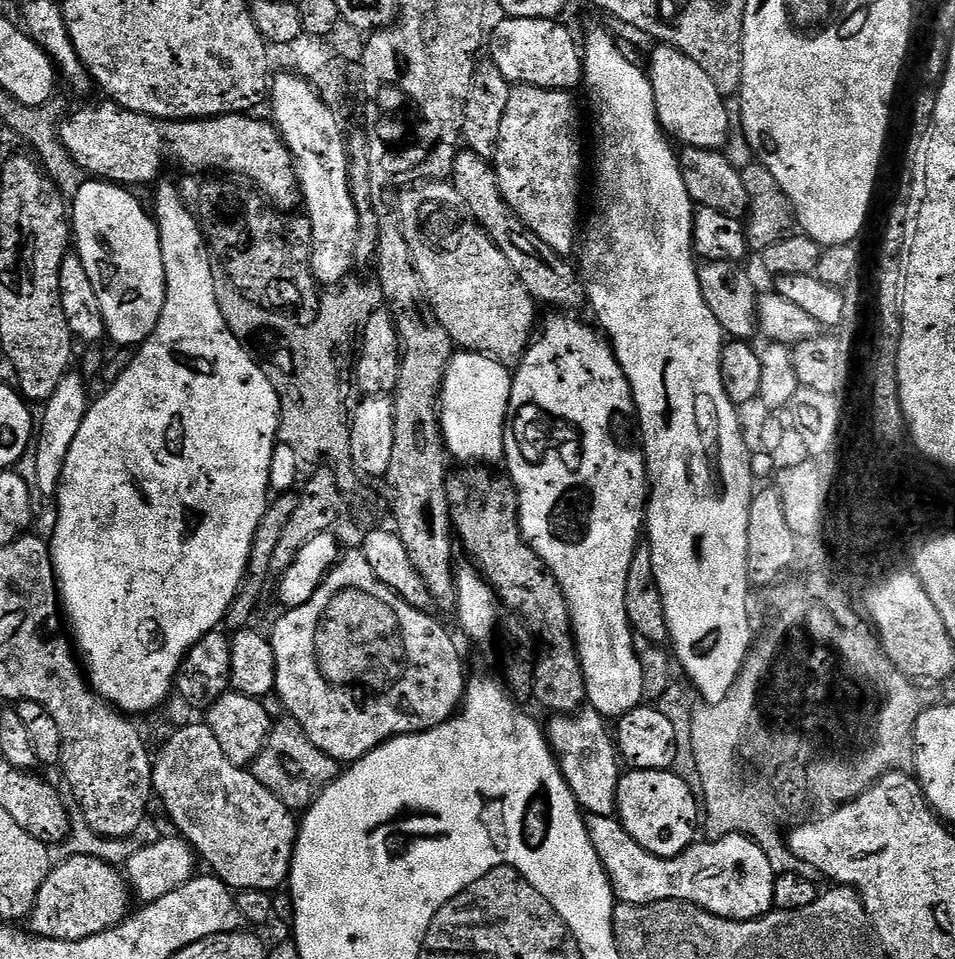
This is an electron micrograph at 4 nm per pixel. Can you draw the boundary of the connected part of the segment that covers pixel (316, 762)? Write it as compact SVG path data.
M283 719L273 723L262 750L250 765L250 771L258 782L288 808L306 810L325 788L334 783L342 768L338 761L330 758L330 754L318 750L318 746L310 742L297 720Z

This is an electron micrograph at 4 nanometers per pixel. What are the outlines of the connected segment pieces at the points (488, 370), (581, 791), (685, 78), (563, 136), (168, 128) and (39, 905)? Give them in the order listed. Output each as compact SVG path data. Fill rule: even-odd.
M460 350L453 355L444 375L440 391L440 431L444 433L447 455L456 462L475 462L492 466L504 459L504 419L508 416L508 403L513 373L505 365L483 352Z
M585 706L579 712L556 714L546 724L548 746L566 778L574 798L588 816L616 816L616 795L622 775L618 749L605 717L595 708Z
M656 46L646 63L646 71L652 84L660 127L673 141L681 140L681 145L689 148L720 150L725 147L729 137L725 97L720 95L718 86L710 82L710 74L706 74L694 58L671 46Z
M529 84L515 85L510 94L510 102L506 102L506 114L502 114L502 128L498 134L494 157L498 190L502 190L502 198L508 203L510 210L514 210L514 214L518 214L518 218L522 218L524 225L530 230L534 230L534 234L538 234L538 238L542 238L542 242L546 242L546 246L550 246L550 250L554 250L558 255L565 258L573 255L574 249L578 244L578 225L581 223L580 175L584 172L584 148L580 145L580 112L576 109L572 96L573 93L571 91L559 92L557 88L539 88Z
M103 103L80 108L73 116L65 115L58 125L62 146L66 146L70 158L74 158L81 172L89 177L121 186L148 184L151 180L159 181L160 171L172 163L188 172L233 172L236 175L233 177L249 185L252 183L256 187L253 189L273 208L292 214L301 207L300 186L296 180L292 155L276 125L267 119L259 120L256 114L233 114L209 116L206 120L156 120L153 116L126 110L121 104Z
M69 855L69 860L64 860L53 867L51 874L42 882L38 890L36 904L32 907L30 921L32 920L31 935L45 936L55 940L81 940L102 934L107 928L114 928L124 923L130 915L134 904L134 897L128 887L125 873L117 865L100 861L96 857Z

